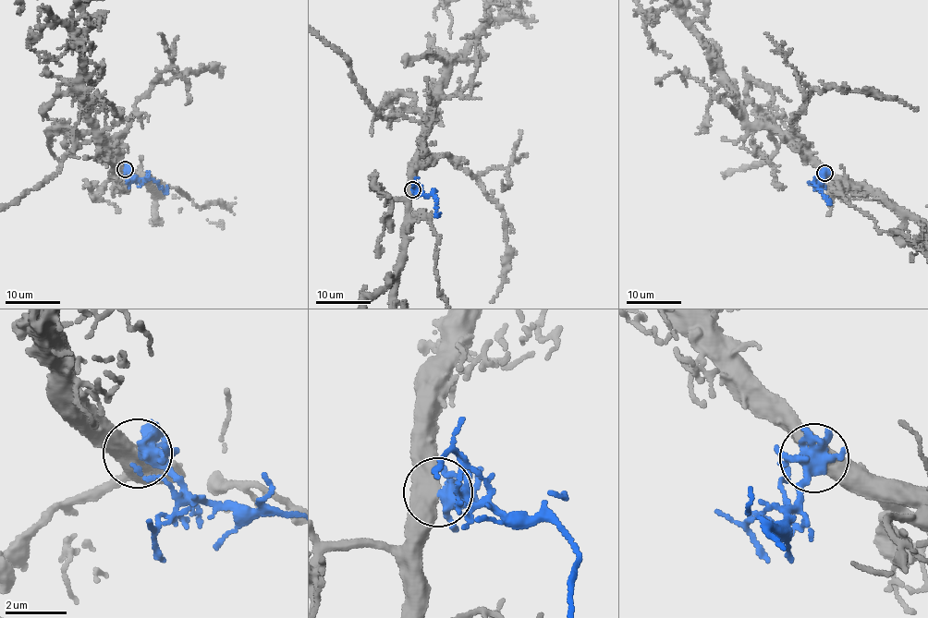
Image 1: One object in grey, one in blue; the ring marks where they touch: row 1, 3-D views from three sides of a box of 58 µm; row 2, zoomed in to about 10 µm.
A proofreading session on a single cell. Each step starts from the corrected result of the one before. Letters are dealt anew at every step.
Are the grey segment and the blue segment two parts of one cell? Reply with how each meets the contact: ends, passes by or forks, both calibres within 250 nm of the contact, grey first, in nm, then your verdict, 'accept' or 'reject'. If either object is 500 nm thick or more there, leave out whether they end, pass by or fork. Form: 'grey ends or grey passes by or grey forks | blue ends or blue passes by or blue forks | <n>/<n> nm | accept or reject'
500/360 nm | accept

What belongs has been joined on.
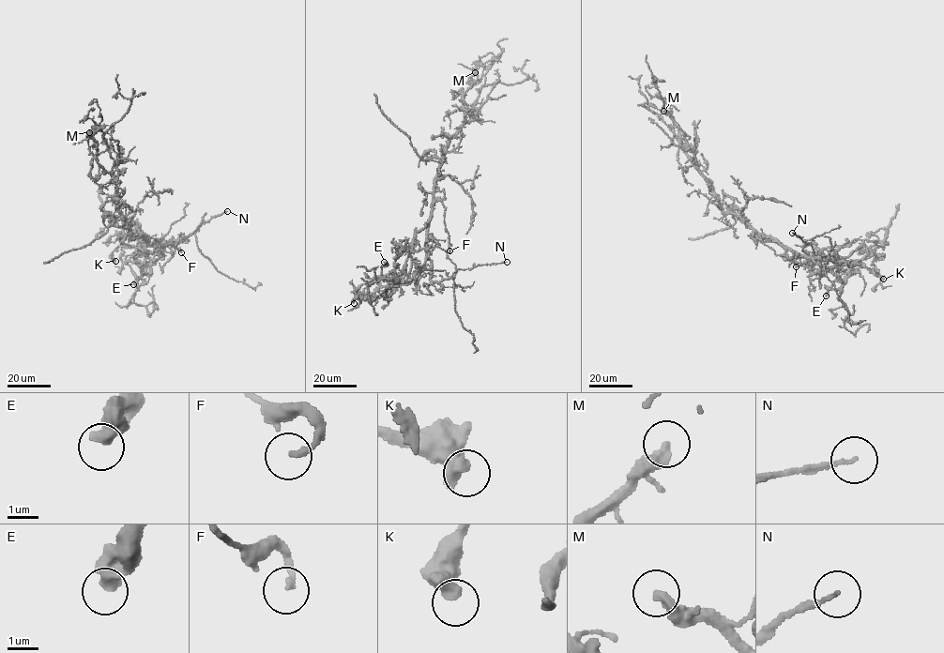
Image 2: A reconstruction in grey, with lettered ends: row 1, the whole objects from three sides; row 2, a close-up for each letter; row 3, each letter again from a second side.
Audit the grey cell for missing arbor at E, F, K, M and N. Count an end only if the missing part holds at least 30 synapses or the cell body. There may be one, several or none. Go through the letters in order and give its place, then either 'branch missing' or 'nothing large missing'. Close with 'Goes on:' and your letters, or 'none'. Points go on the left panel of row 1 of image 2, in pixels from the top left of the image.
E: place (133, 284); nothing large missing
F: place (181, 252); nothing large missing
K: place (115, 261); nothing large missing
M: place (89, 132); nothing large missing
N: place (227, 211); nothing large missing
Goes on: none

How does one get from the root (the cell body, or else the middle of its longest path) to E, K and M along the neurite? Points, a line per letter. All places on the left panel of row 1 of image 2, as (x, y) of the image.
E: (131, 231), (163, 250), (145, 265), (126, 256), (133, 284)
K: (131, 231), (143, 236), (146, 250), (139, 248), (147, 241), (135, 246), (118, 246), (111, 257), (115, 261)
M: (131, 231), (122, 219), (114, 177), (89, 149), (86, 136), (89, 132)

